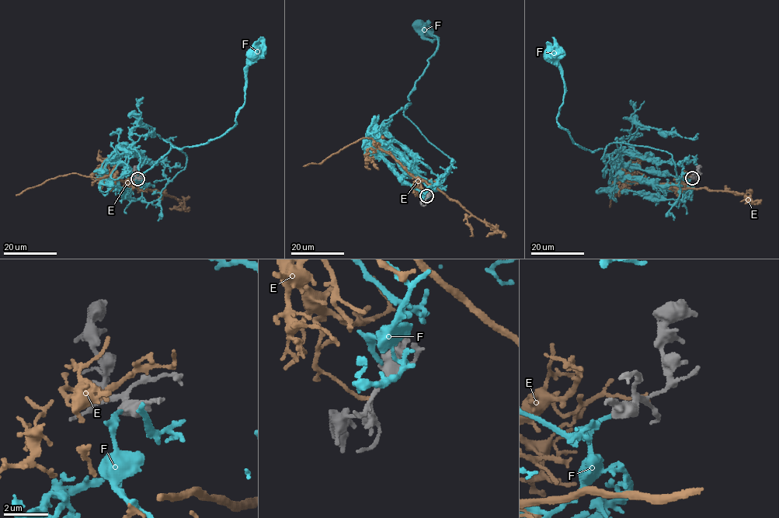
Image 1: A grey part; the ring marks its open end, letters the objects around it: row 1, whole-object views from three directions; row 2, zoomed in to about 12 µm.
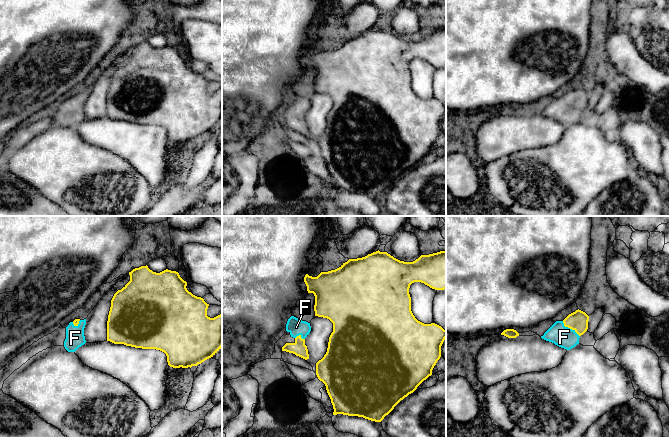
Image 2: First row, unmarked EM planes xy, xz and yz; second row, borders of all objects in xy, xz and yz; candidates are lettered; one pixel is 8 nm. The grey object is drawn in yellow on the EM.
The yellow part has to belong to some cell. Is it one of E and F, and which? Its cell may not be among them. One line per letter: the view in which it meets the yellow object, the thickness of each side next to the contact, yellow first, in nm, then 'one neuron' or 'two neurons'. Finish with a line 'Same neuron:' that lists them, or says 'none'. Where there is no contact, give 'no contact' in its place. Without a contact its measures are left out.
E: no contact; two neurons
F: contact in yz; calibres 160 and 170 nm; one neuron
Same neuron: F

